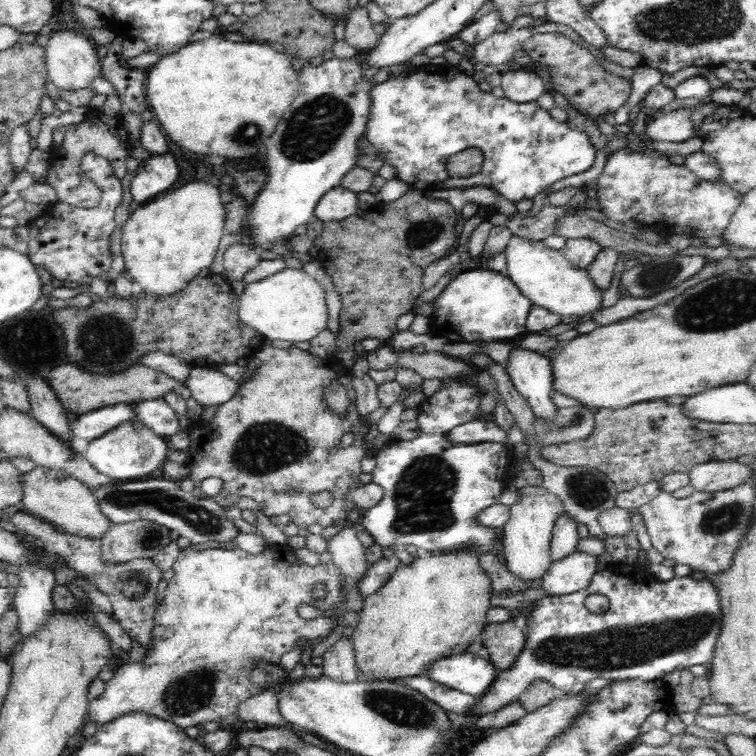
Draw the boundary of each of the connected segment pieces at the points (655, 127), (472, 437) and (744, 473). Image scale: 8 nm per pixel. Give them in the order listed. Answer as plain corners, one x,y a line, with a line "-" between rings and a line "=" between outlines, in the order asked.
680,108
670,110
657,120
650,121
645,126
646,138
656,141
684,142
694,134
692,109
=
468,420
464,424
451,428
449,440
457,441
458,444
475,445
479,442
502,444
508,447
507,432
502,430
496,422
488,423
485,420
=
720,460
695,465
688,474
694,490
718,492
742,484
751,476
751,470
734,460

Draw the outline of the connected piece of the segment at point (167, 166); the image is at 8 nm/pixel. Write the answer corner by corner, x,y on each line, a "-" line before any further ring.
151,153
147,159
139,161
138,168
135,170
134,178
131,180
131,194
136,202
144,204
154,196
166,192
172,188
180,174
178,163
172,153

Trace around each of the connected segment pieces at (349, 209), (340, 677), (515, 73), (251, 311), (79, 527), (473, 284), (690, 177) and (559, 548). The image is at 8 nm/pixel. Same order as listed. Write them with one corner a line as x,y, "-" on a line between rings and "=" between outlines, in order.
338,185
322,195
314,209
313,218
321,220
321,223
350,218
356,214
356,202
355,192
=
350,636
342,637
323,654
322,677
338,682
354,682
360,678
358,667
355,666
354,647
=
513,67
510,71
501,72
500,85
505,98
518,104
538,100
546,92
544,80
526,67
=
284,268
282,272
271,273
258,282
247,283
239,296
239,320
254,331
266,336
267,341
280,340
293,344
310,341
327,328
328,305
324,299
324,288
303,269
=
36,466
34,470
22,473
21,481
23,482
22,506
28,514
60,526
66,533
82,536
84,539
101,540
110,528
109,518
102,514
92,488
78,479
63,474
56,468
=
480,267
453,276
435,298
432,331
448,342
505,342
527,335
526,322
534,306
512,282
496,271
=
626,147
611,151
601,175
595,180
601,212
628,228
647,230
667,238
674,234
682,234
690,240
722,237
743,194
723,179
702,180
685,164
674,164
668,158
654,149
632,151
=
568,514
558,515
550,540
550,564
565,556
570,556
575,551
575,546
580,539
577,522

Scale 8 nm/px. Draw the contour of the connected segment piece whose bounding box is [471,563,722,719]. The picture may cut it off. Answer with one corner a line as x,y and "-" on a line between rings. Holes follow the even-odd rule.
609,563
606,569
593,576
586,590
570,595
548,595
536,601
527,616
524,650
510,668
498,672
485,694
477,696
479,699
471,714
485,719
502,706
519,700
520,694
536,680
545,680
560,692
570,692
598,677
613,681
642,679
648,682
660,679
660,674
670,674
675,669
706,664
712,660
721,628
718,592
708,578
694,580
689,574
662,582
638,564
-
592,594
608,598
609,609
599,614
588,611
584,601

